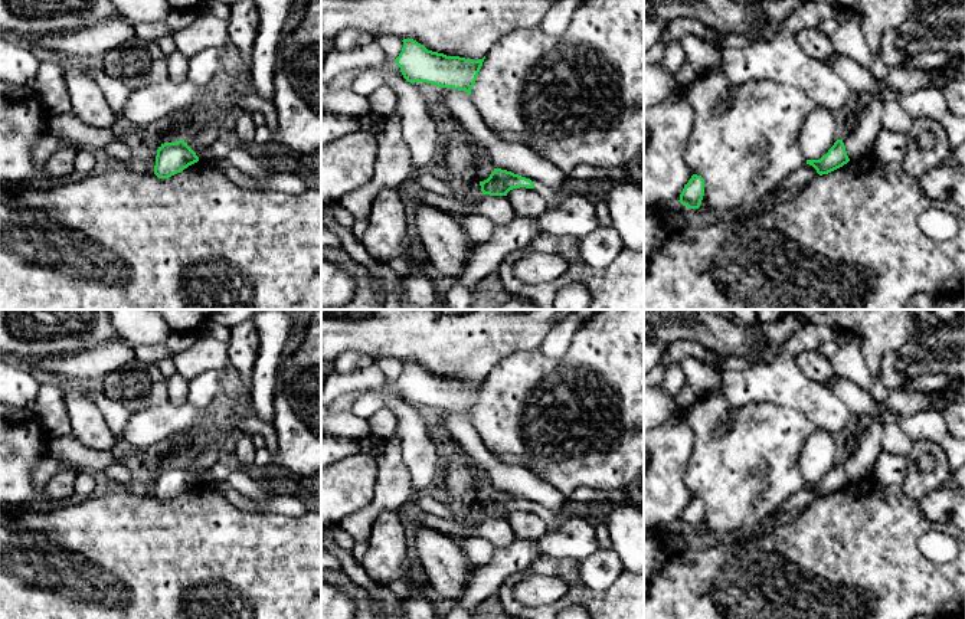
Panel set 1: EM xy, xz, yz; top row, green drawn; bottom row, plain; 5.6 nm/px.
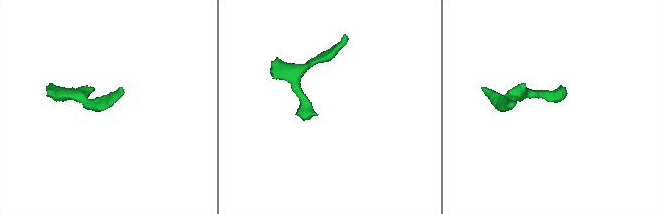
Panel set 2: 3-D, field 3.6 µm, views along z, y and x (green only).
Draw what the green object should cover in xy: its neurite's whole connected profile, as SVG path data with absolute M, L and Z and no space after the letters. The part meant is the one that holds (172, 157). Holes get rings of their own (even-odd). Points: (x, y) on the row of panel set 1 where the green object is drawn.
M184 140L164 143L157 150L154 174L158 179L169 179L197 161L199 157Z

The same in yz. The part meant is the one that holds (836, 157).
M837 140L825 155L820 160L807 160L807 164L812 166L820 176L828 174L850 161L843 140Z

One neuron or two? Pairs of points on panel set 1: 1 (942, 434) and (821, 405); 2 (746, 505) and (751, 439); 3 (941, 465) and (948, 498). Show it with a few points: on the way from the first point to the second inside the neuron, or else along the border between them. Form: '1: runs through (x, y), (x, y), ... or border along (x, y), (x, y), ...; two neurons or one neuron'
1: border along (827, 387), (853, 415); two neurons
2: runs through (746, 490), (751, 455); one neuron
3: border along (942, 485), (929, 491), (918, 501); two neurons

